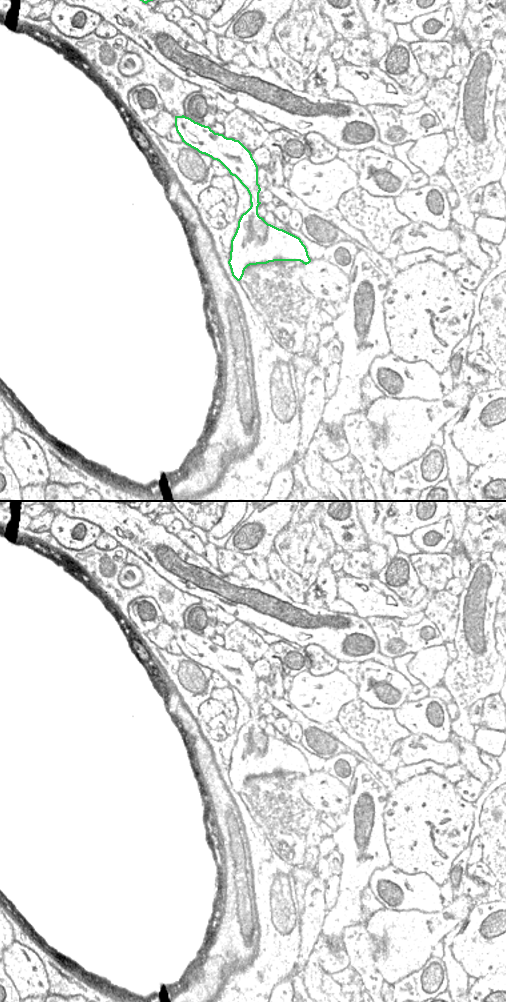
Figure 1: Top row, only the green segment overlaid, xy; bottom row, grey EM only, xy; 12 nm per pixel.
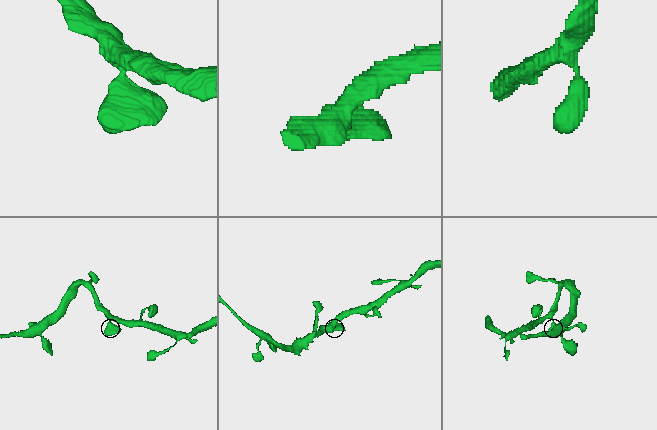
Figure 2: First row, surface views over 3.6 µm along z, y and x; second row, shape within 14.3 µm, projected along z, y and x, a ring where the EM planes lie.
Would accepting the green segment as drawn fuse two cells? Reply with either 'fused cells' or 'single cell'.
single cell

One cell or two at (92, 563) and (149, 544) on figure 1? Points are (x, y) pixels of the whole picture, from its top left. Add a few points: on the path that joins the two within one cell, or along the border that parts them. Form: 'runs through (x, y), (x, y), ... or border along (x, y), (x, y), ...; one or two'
border along (119, 544), (127, 549); two

